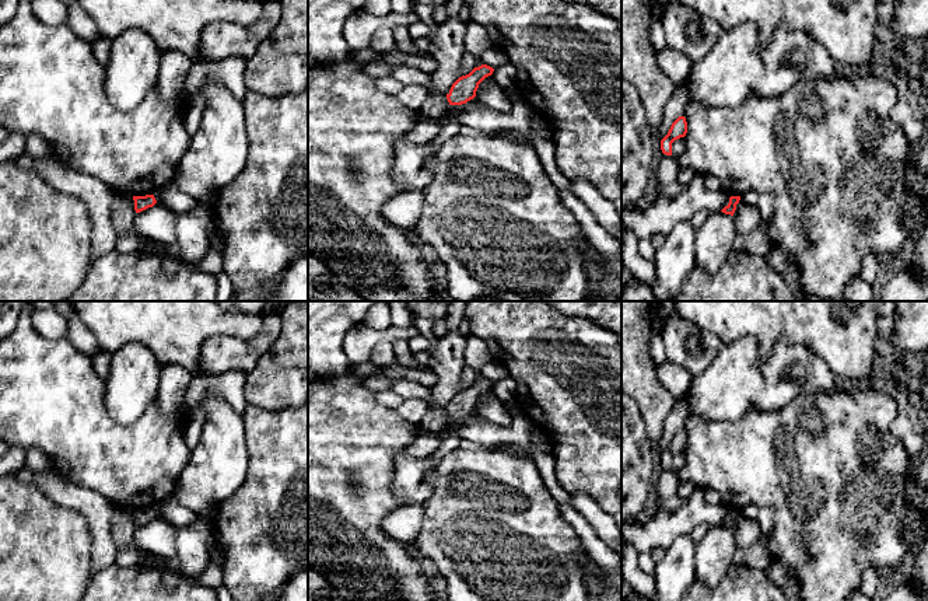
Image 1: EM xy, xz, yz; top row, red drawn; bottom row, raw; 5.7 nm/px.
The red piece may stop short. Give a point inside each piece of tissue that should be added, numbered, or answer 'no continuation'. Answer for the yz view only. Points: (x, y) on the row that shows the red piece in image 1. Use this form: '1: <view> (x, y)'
no continuation

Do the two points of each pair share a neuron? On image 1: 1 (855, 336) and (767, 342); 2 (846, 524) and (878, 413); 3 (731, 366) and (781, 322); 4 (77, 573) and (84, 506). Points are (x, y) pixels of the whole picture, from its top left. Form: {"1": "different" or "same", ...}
{"1": "same", "2": "same", "3": "different", "4": "different"}

